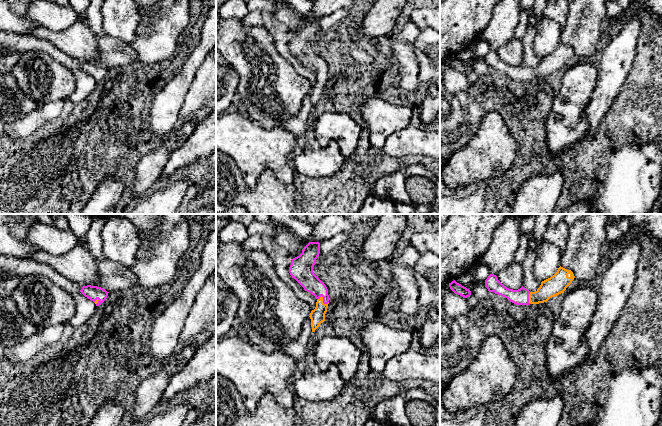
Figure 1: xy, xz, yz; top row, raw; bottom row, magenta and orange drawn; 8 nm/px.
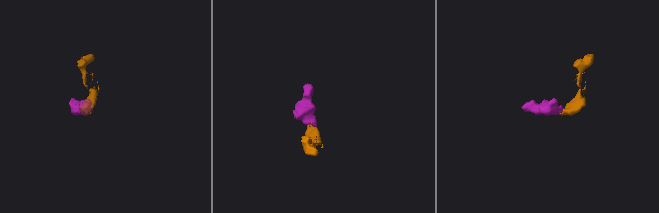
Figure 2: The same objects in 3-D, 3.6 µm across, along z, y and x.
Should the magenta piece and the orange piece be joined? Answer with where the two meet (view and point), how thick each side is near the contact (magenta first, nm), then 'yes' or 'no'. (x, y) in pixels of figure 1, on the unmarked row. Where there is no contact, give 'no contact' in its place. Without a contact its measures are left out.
contact xz (323, 76); calibres 150 and 120 nm; yes

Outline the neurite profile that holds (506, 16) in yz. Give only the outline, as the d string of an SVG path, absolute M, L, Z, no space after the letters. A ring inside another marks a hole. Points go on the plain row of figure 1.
M500 0L494 7L493 16L480 38L485 40L491 50L497 51L513 39L520 24L520 0Z

